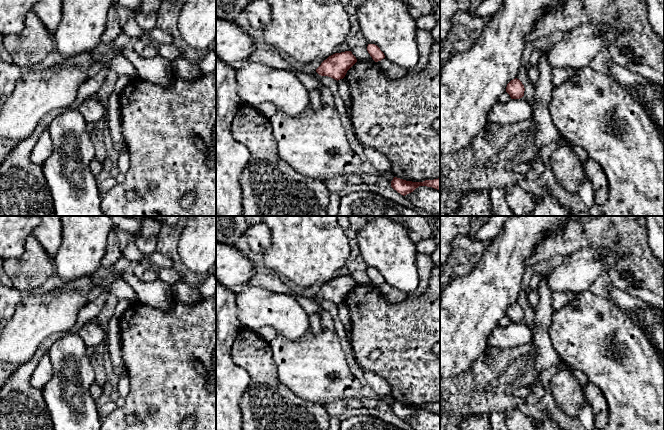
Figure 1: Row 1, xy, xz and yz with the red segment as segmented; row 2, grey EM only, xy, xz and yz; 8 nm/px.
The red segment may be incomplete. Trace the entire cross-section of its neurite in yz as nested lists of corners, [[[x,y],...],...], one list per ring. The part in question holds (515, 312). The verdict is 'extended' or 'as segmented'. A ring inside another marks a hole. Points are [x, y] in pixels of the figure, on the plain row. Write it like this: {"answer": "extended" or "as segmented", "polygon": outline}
{"answer": "as segmented", "polygon": [[[517,302],[511,304],[506,311],[506,316],[510,319],[511,323],[522,322],[524,320],[524,315],[524,309]]]}

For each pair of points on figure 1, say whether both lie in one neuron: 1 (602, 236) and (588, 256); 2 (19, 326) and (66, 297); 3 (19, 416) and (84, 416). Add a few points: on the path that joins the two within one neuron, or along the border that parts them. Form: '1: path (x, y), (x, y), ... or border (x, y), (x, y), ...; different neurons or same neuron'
1: border (616, 252), (582, 247), (570, 254); different neurons
2: path (31, 323), (39, 315), (49, 313), (54, 309); same neuron
3: border (41, 394), (51, 419); different neurons

